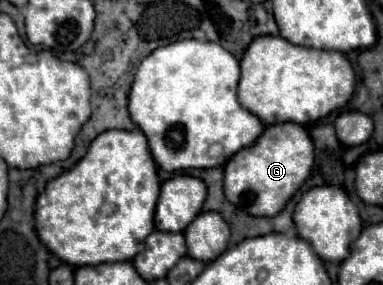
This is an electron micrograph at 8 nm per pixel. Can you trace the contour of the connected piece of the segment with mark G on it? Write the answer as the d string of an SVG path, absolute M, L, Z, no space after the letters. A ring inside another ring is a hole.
M294 122L268 126L254 146L234 154L224 164L224 194L236 208L252 216L276 216L304 184L314 166L314 144L308 132ZM282 192L282 202L280 202Z

